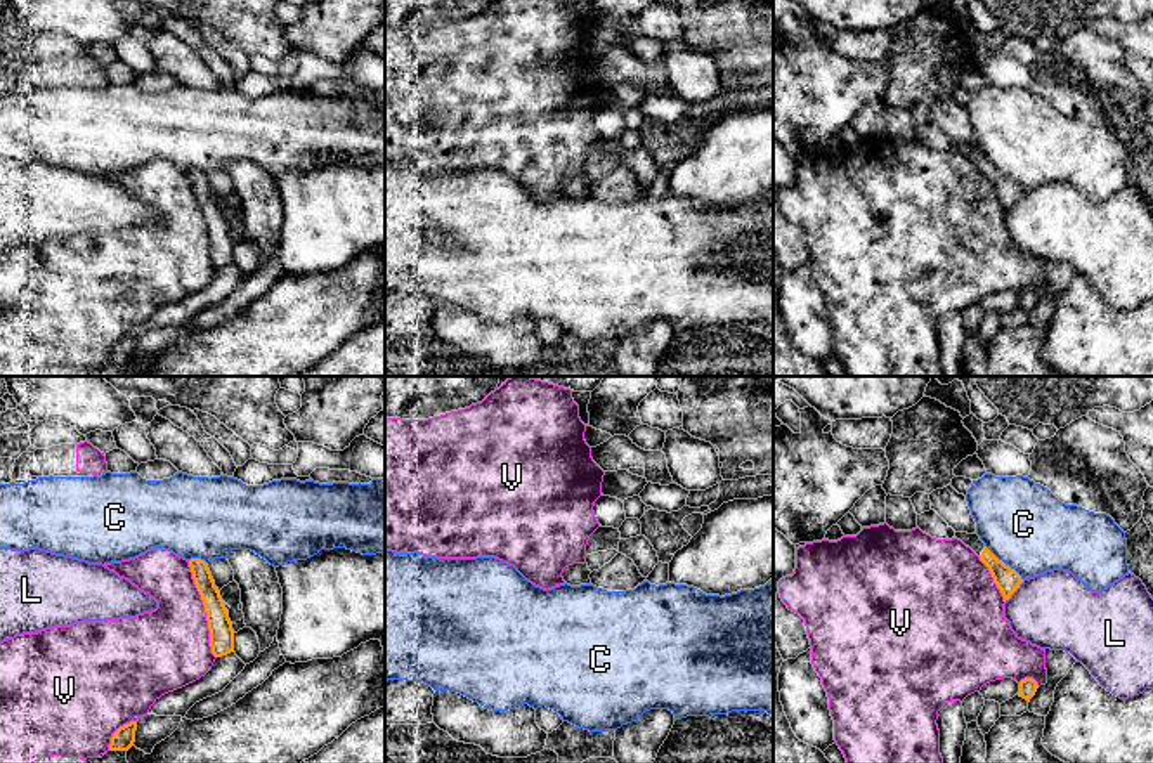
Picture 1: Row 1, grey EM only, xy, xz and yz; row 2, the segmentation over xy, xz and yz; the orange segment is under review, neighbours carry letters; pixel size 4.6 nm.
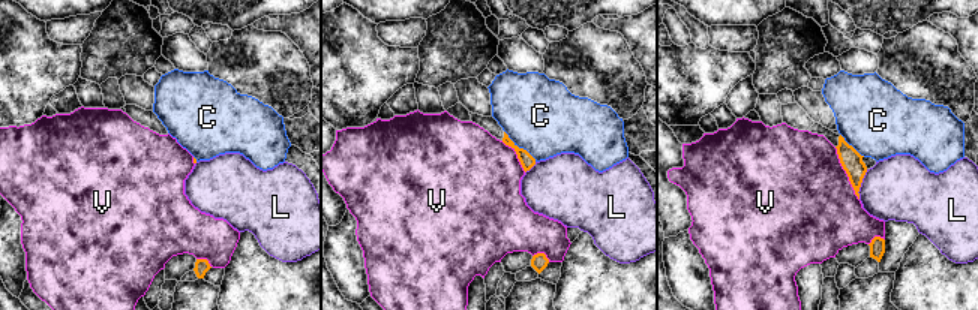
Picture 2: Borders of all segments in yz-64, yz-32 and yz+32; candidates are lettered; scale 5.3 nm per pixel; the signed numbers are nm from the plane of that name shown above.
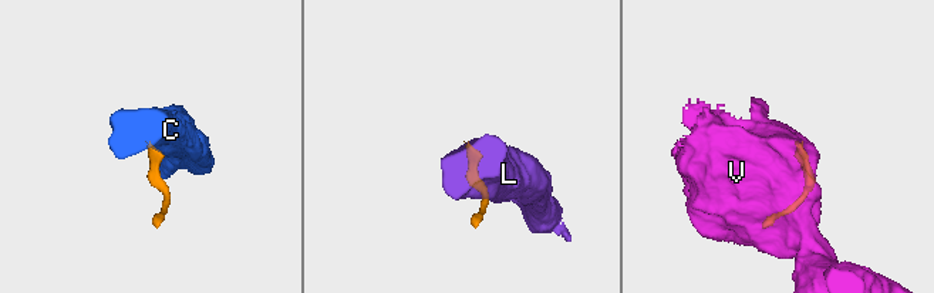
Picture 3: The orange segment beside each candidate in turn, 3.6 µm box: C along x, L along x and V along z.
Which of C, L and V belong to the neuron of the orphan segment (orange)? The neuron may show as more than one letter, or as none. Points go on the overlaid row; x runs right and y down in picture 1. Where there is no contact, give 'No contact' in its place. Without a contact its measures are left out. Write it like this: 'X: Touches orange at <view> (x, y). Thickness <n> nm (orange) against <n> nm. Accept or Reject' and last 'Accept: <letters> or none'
C: Touches orange at yz (1003, 562). Thickness 110 nm (orange) against 400 nm. Reject
L: Touches orange at yz (1015, 590). Thickness 110 nm (orange) against 360 nm. Reject
V: Touches orange at xy (205, 609). Thickness 110 nm (orange) against 380 nm. Reject
Accept: none

